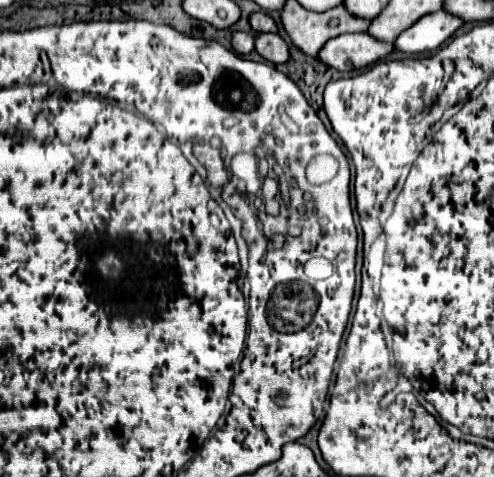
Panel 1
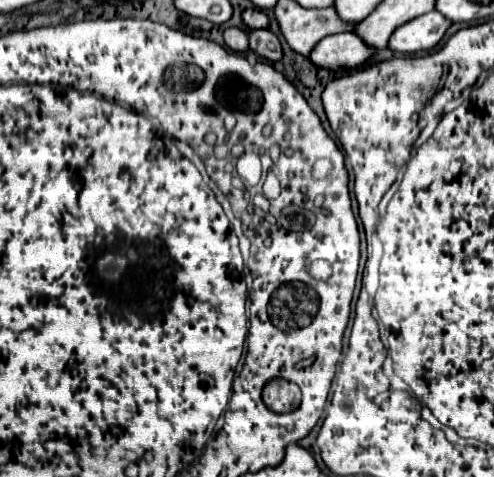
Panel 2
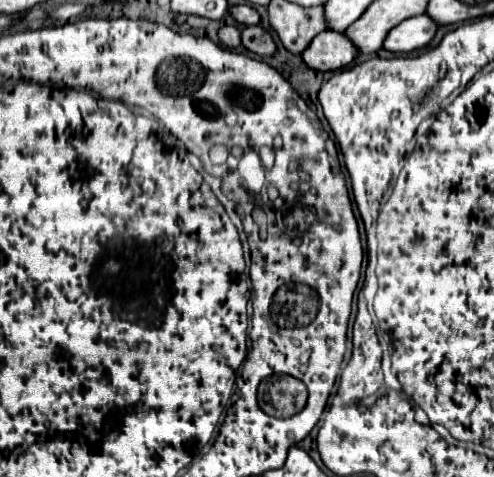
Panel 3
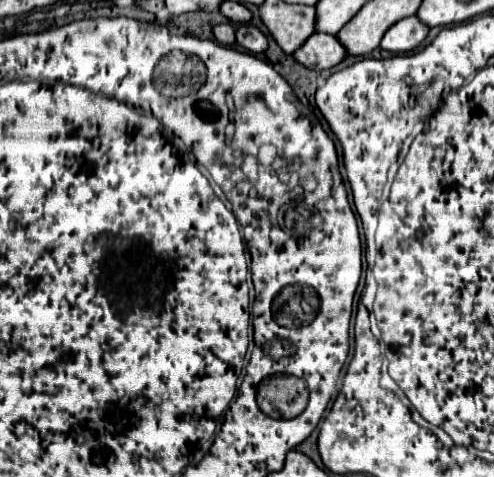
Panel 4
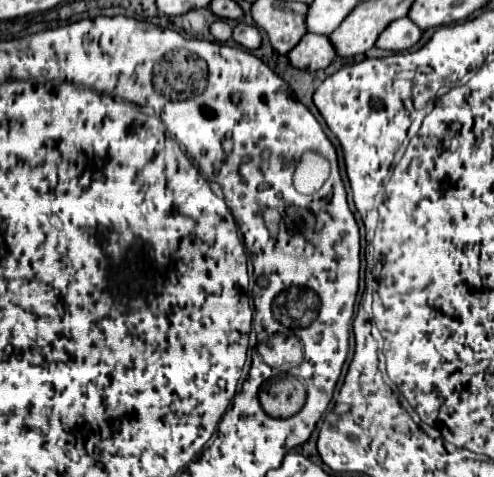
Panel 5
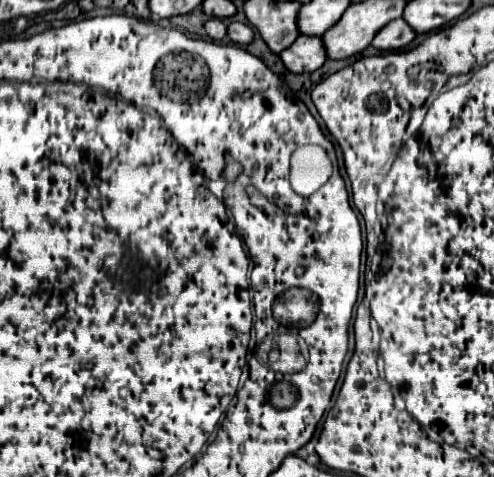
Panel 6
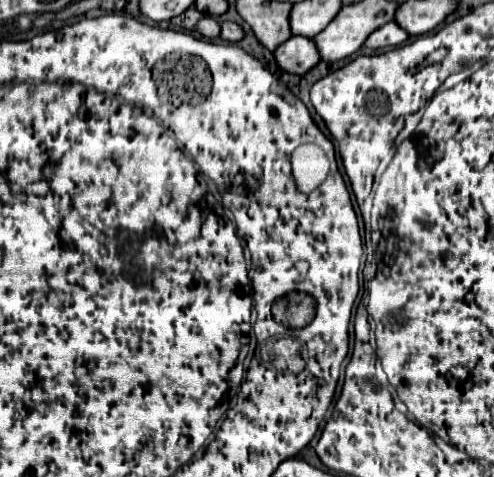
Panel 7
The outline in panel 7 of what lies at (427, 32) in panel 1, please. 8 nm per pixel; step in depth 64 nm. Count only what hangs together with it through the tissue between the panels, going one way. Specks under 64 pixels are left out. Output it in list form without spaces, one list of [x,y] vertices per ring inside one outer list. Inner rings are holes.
[[[388,22],[382,28],[378,28],[376,32],[372,32],[368,36],[368,42],[364,42],[366,48],[370,50],[378,50],[378,48],[392,48],[402,44],[408,38],[408,34],[396,24],[396,22]]]

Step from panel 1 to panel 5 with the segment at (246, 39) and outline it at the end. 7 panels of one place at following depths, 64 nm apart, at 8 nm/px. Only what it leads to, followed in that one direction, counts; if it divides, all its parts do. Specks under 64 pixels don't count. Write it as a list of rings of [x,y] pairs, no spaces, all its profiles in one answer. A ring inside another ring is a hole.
[[[216,20],[216,22],[210,26],[210,34],[212,34],[218,42],[226,42],[226,40],[230,40],[230,36],[232,36],[232,24],[230,24],[230,22],[224,22],[224,20]]]

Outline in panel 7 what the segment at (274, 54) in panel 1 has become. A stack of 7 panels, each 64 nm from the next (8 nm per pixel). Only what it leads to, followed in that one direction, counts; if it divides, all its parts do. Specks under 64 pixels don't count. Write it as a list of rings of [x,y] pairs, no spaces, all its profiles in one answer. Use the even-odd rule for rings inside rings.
[[[222,22],[220,24],[220,38],[222,40],[238,42],[238,40],[242,40],[242,36],[244,36],[244,32],[238,24],[234,24],[234,22]]]

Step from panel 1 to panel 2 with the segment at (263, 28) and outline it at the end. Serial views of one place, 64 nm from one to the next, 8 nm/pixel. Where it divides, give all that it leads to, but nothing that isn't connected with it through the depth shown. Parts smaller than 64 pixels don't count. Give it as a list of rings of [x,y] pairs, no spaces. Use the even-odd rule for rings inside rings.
[[[246,8],[242,12],[242,22],[248,28],[266,28],[268,26],[268,16],[264,12],[260,12],[258,8]]]

